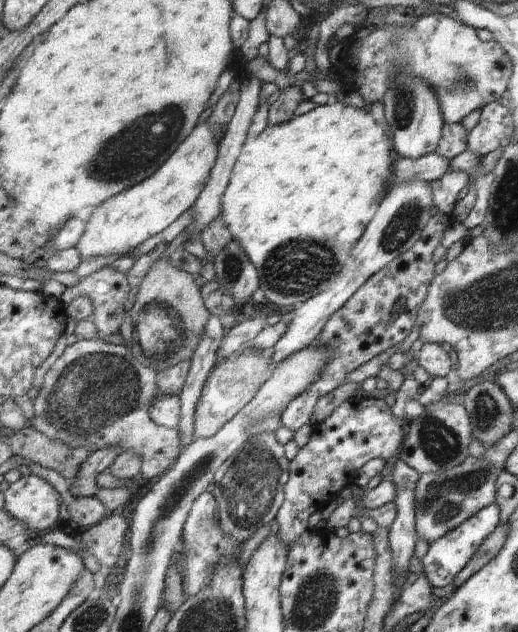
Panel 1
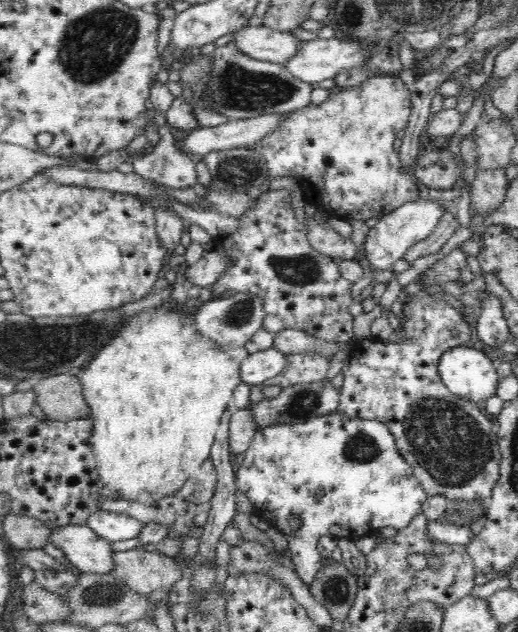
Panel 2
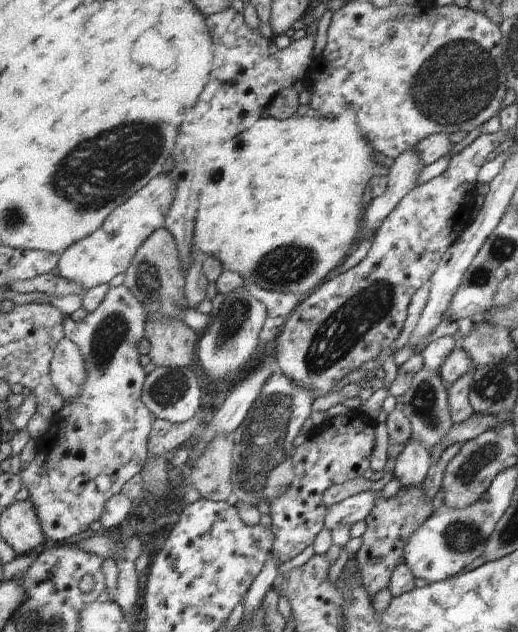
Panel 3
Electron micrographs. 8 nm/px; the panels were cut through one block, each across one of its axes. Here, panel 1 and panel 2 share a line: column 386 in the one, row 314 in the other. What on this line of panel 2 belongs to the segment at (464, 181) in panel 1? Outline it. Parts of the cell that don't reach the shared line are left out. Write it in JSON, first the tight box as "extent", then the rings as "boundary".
{"extent":[212,188,352,344],"boundary":[[[286,188],[274,192],[268,190],[260,196],[260,204],[244,214],[244,222],[238,232],[224,240],[218,240],[230,246],[236,266],[212,288],[212,294],[222,296],[226,290],[234,290],[236,294],[256,294],[264,298],[268,314],[264,328],[274,334],[280,334],[284,330],[308,330],[326,340],[346,344],[352,342],[352,282],[342,278],[338,266],[340,260],[314,250],[308,238],[306,224],[298,220]]]}

